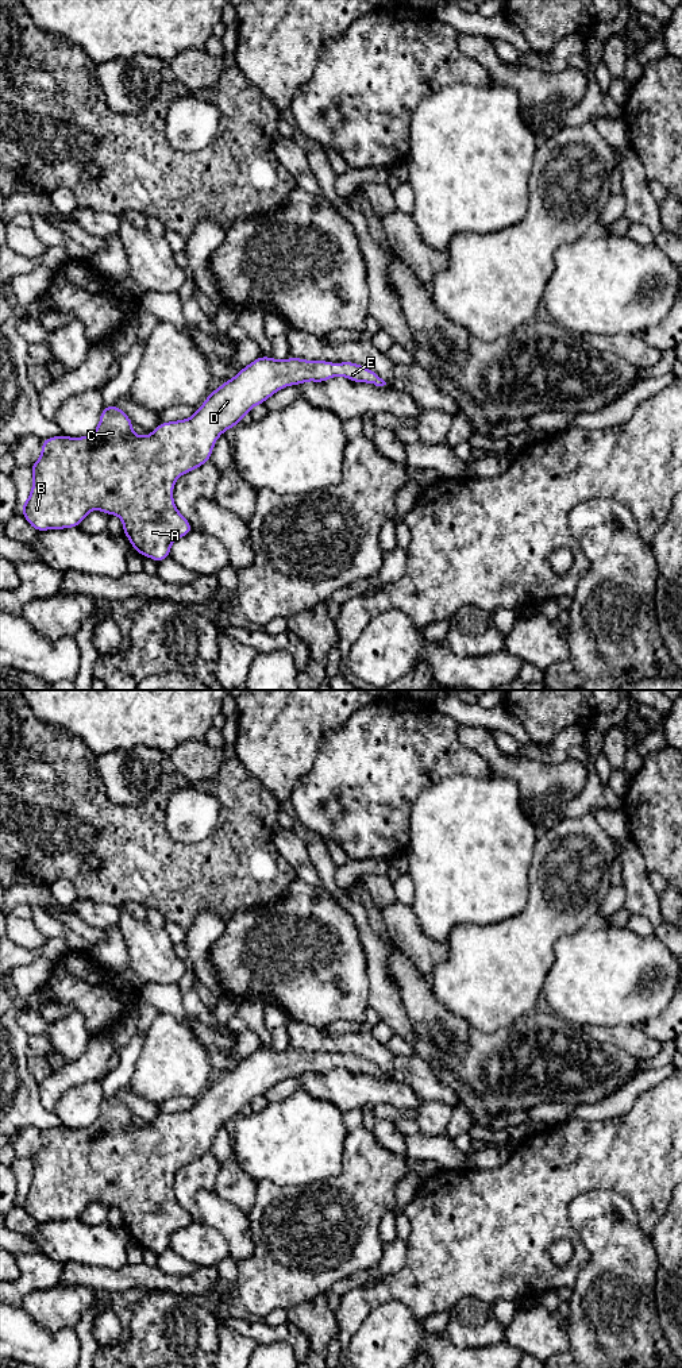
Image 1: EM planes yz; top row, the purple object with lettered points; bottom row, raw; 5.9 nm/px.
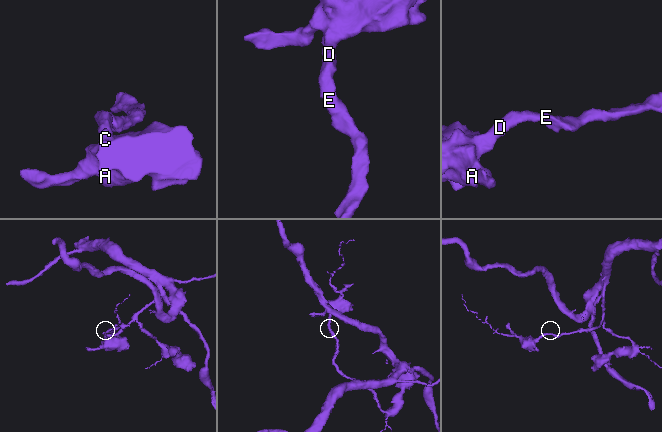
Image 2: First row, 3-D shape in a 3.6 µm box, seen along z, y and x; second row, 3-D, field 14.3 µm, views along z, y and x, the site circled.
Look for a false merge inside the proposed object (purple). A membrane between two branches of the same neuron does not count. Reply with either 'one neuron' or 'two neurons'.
one neuron

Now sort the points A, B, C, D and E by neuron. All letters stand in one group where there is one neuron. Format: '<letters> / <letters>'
A B C D E

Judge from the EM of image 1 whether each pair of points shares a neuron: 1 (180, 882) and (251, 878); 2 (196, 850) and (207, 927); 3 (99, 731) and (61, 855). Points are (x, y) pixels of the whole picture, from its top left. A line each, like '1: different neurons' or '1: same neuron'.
1: same neuron
2: different neurons
3: different neurons

